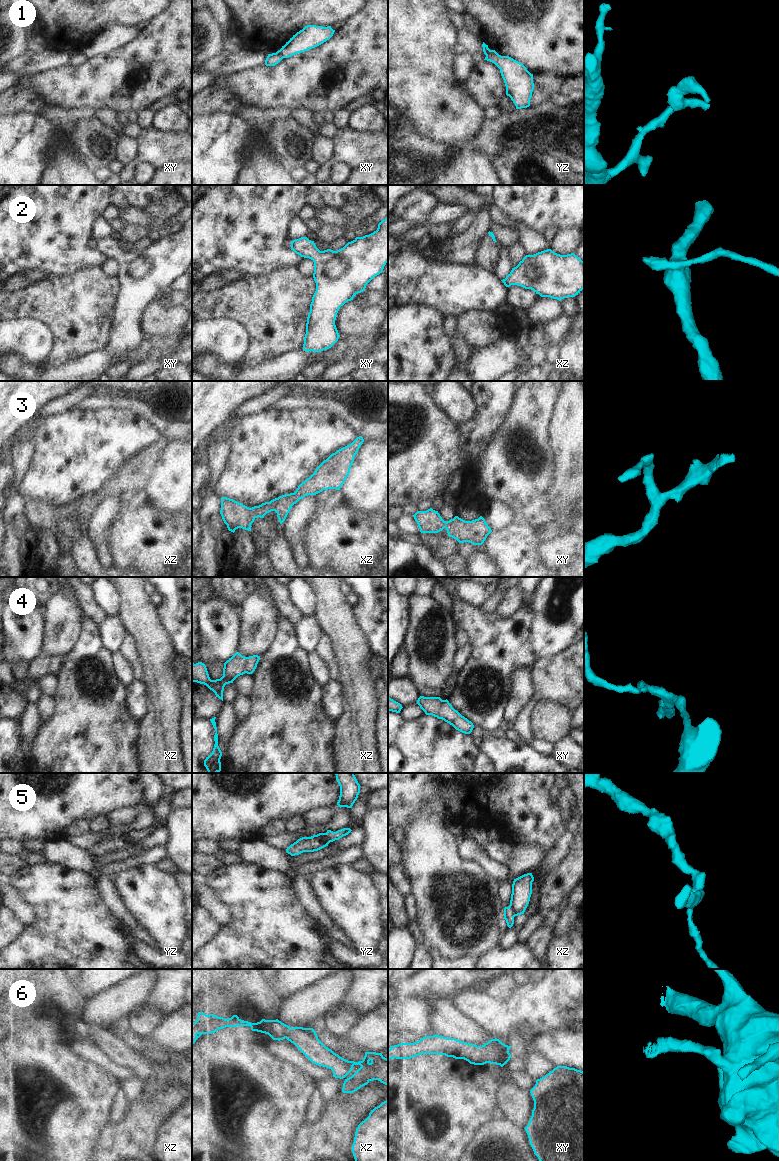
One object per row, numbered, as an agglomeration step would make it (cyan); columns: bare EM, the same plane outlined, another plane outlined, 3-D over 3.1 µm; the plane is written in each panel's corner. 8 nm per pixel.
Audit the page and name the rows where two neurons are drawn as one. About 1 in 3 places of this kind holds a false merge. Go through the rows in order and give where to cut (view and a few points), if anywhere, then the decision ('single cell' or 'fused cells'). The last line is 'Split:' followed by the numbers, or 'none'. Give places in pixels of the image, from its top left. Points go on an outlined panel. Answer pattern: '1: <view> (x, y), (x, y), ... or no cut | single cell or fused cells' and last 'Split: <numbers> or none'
1: yz (496, 52), (486, 56) | fused cells
2: no cut | single cell
3: no cut | single cell
4: no cut | single cell
5: yz (328, 830), (327, 837), (330, 841) | fused cells
6: no cut | single cell
Split: 1, 5

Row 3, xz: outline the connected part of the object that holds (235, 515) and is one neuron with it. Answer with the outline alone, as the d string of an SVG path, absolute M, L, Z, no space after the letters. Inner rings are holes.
M359 436L351 444L331 454L309 478L298 486L294 493L279 496L252 508L233 499L222 497L220 514L228 530L233 533L238 528L251 531L254 520L258 517L264 518L271 511L277 513L279 522L282 524L292 506L305 496L316 495L328 489L340 490L363 442L363 437Z

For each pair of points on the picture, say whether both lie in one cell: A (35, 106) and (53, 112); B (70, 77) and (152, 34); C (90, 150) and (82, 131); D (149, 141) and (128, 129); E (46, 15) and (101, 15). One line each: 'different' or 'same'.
A: different
B: same
C: same
D: different
E: same

